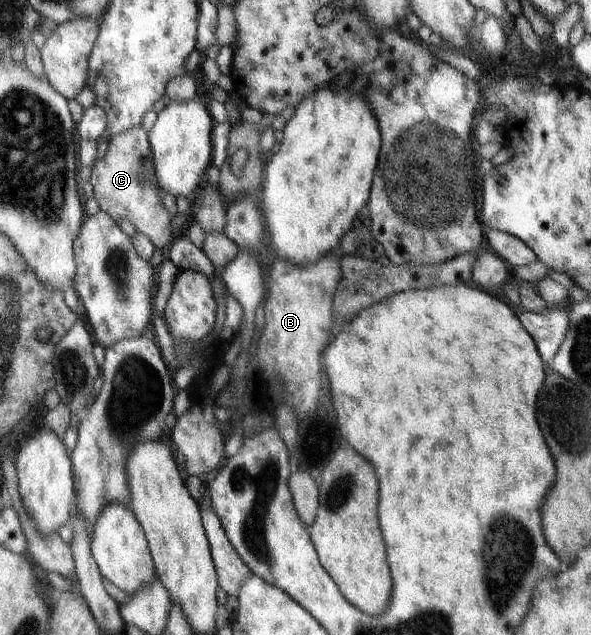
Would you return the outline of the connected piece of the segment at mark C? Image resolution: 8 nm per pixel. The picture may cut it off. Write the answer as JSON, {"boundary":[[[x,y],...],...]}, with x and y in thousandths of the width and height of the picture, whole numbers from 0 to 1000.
{"boundary":[[[242,198],[212,205],[184,220],[181,241],[156,265],[151,287],[159,298],[161,315],[173,334],[196,351],[218,348],[235,365],[242,365],[261,391],[276,392],[294,381],[301,361],[289,356],[289,337],[277,324],[276,301],[266,290],[262,258],[252,228],[252,208]]]}

